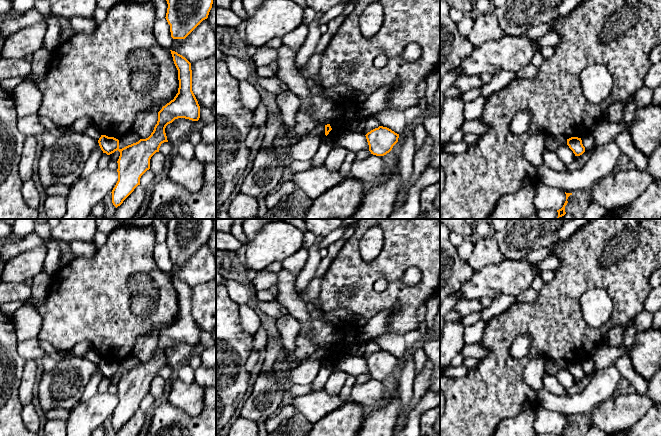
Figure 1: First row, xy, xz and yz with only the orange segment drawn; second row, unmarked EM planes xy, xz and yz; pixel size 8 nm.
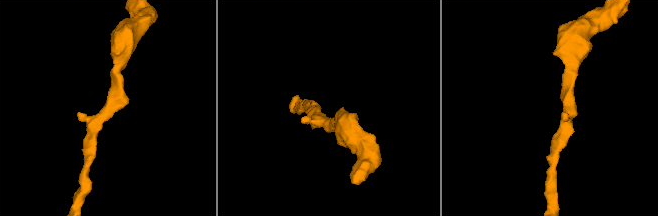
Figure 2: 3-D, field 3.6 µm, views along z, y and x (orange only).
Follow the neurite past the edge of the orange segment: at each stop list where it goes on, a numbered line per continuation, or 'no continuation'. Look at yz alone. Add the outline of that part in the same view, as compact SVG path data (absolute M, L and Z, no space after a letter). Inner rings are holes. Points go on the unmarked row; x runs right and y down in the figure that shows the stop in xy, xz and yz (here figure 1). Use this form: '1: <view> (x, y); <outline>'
no continuation

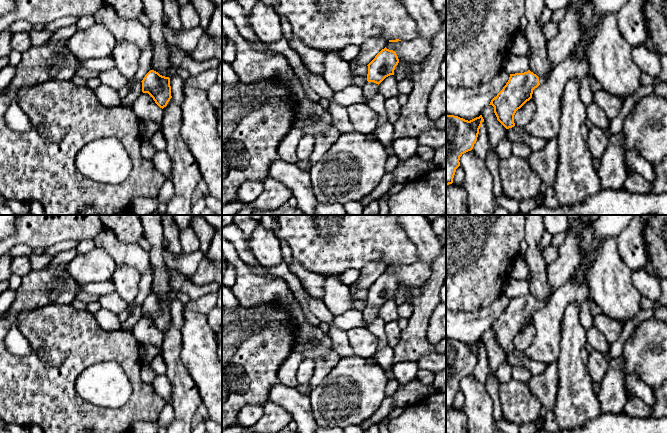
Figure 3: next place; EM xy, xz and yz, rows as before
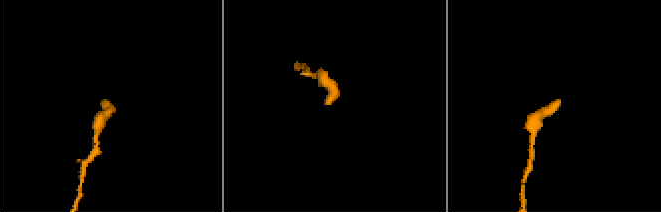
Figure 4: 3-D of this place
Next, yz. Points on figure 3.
1: yz (558, 272); M575 227L566 234L563 244L558 248L558 259L547 265L550 294L546 301L539 301L540 309L548 304L552 294L570 278L575 268L579 265L582 255L578 233L579 228Z

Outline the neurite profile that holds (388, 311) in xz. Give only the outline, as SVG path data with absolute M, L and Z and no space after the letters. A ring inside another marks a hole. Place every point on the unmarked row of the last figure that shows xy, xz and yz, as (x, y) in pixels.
M394 299L386 301L380 308L378 312L378 317L384 320L385 323L397 321L398 316L398 305Z

